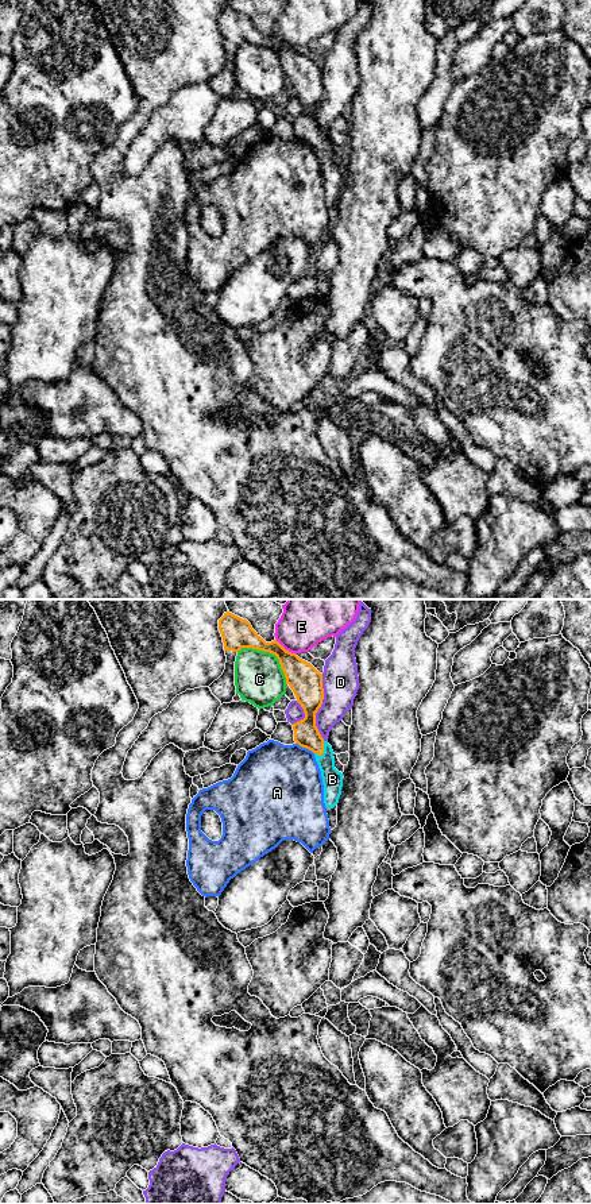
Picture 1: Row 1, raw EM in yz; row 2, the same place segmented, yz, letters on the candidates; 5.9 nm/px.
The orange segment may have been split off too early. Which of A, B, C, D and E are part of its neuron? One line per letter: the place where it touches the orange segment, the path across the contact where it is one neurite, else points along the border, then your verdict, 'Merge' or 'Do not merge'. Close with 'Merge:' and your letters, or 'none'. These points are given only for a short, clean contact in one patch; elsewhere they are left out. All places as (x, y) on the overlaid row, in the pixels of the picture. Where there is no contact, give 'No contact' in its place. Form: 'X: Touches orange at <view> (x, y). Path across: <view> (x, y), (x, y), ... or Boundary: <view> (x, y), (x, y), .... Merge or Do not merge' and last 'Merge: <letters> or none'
A: Touches orange at yz (305, 747). Do not merge
B: Touches orange at yz (323, 749). Path across: yz (306, 734), (323, 749), (332, 779). Merge
C: Touches orange at yz (270, 652). Do not merge
D: Touches orange at yz (320, 706). Do not merge
E: Touches orange at yz (285, 649). Boundary: yz (275, 639), (296, 655). Do not merge
Merge: B

